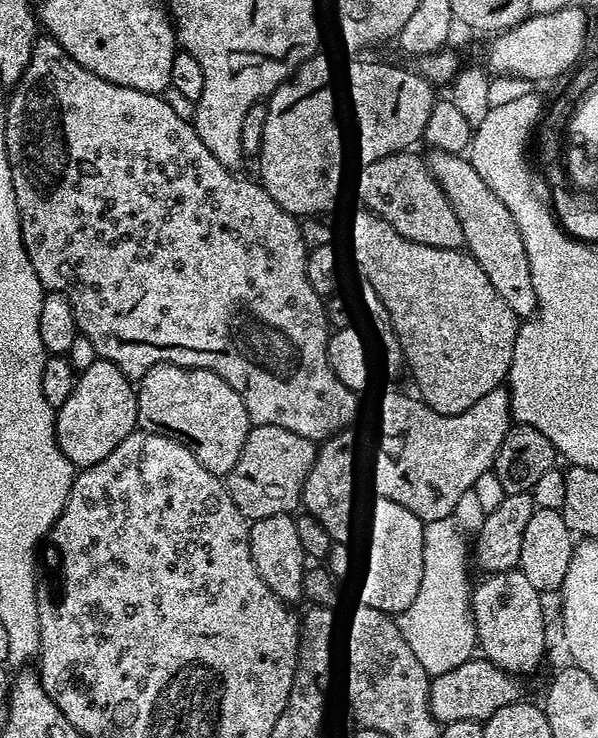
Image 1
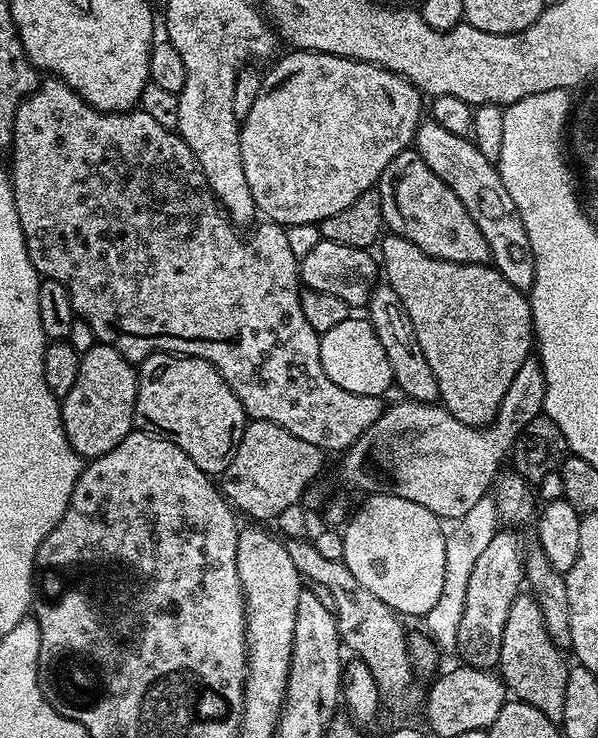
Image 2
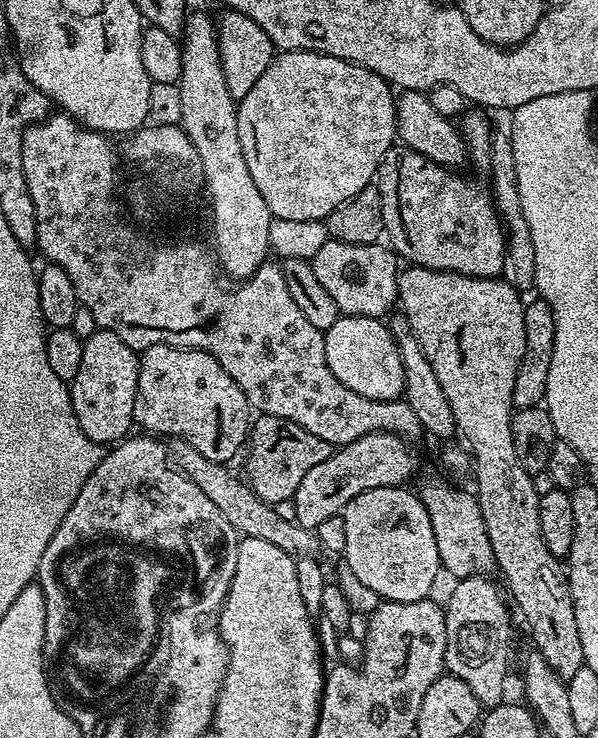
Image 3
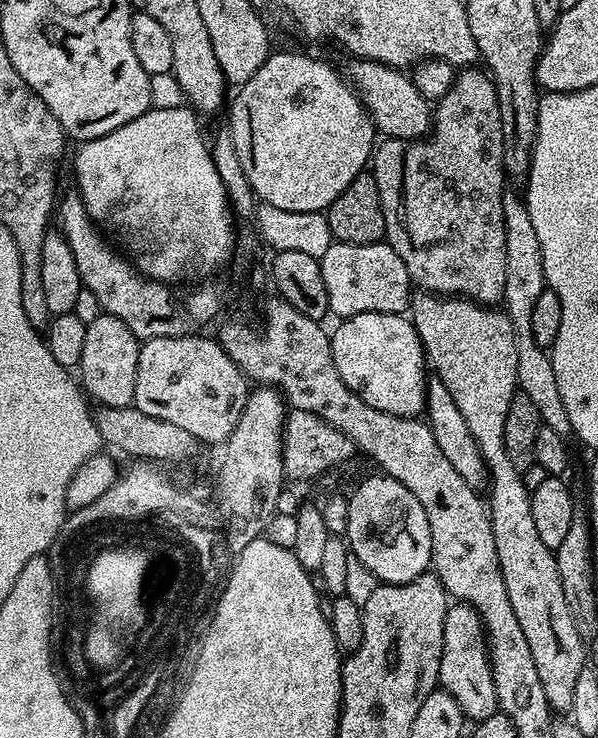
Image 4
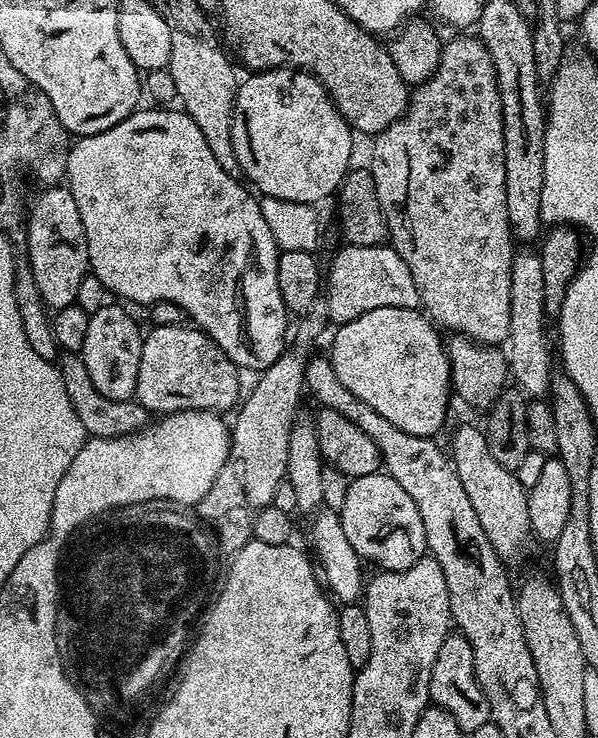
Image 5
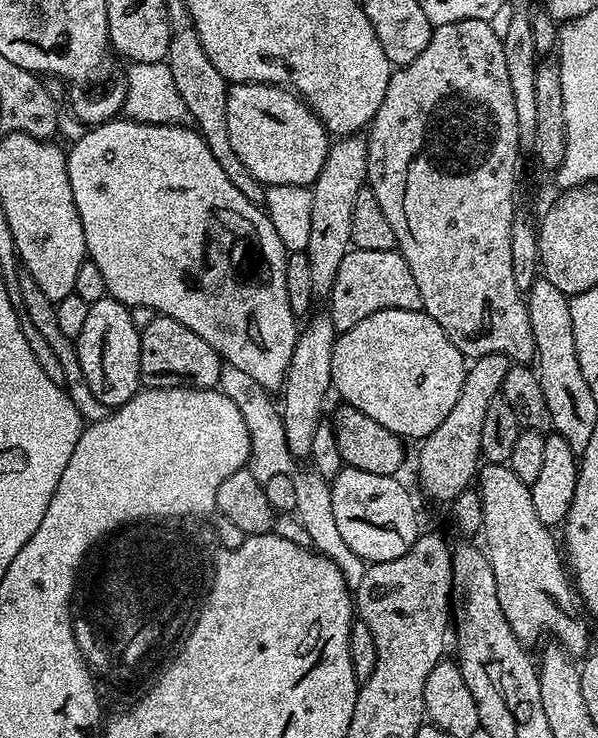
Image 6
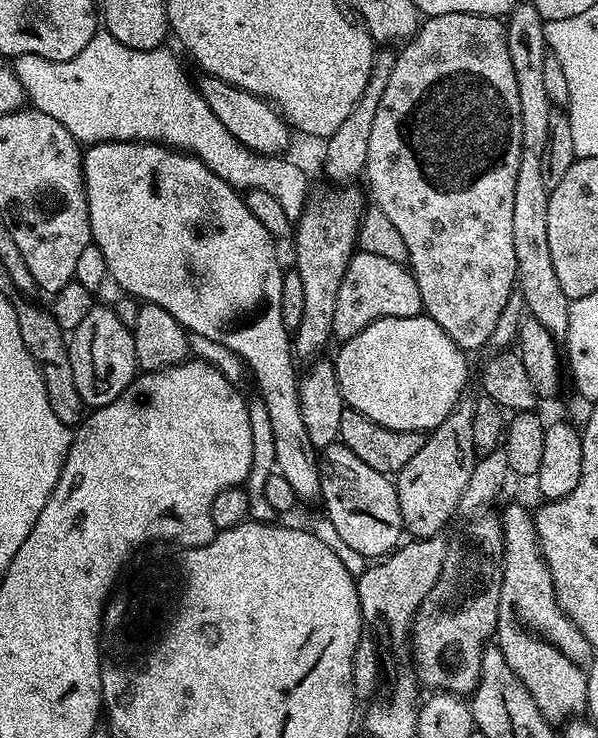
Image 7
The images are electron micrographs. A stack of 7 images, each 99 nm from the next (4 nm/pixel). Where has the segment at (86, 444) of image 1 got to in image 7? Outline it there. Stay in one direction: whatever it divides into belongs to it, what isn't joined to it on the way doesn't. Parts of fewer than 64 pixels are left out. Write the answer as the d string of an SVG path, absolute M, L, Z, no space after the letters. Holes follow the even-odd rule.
M93 306L90 314L82 318L82 323L70 334L68 357L74 370L78 394L92 410L114 402L138 375L132 329L119 321L115 307L112 306Z

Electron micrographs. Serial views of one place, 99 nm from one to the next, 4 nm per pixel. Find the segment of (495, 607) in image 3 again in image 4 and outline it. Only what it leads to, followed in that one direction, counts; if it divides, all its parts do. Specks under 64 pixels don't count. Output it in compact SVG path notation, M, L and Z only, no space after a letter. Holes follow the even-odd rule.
M453 603L446 614L446 626L442 634L442 662L440 663L439 687L458 702L469 721L479 722L490 718L500 706L498 694L494 688L492 660L488 656L488 637L484 635L484 619L468 604Z

